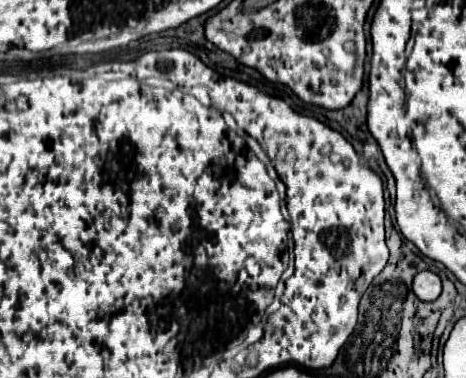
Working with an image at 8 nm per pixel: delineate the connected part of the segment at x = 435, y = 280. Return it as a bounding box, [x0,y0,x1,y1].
[412,271,442,301]

